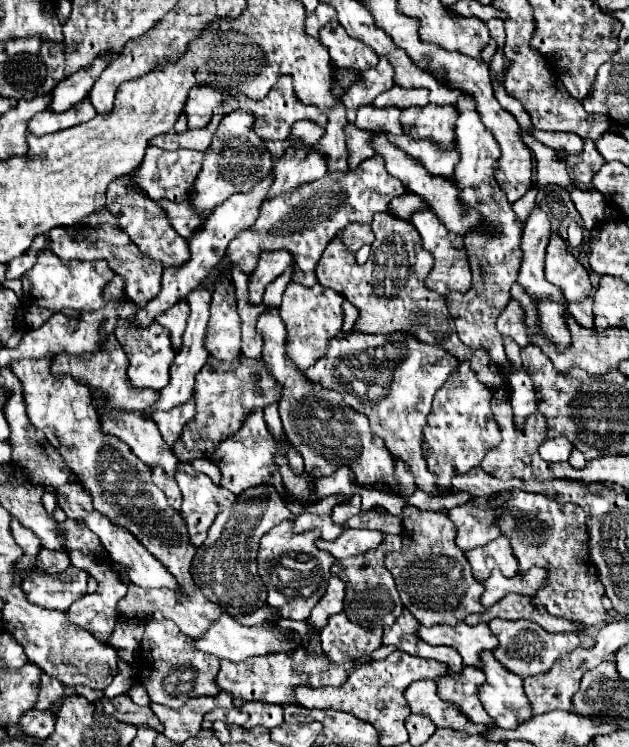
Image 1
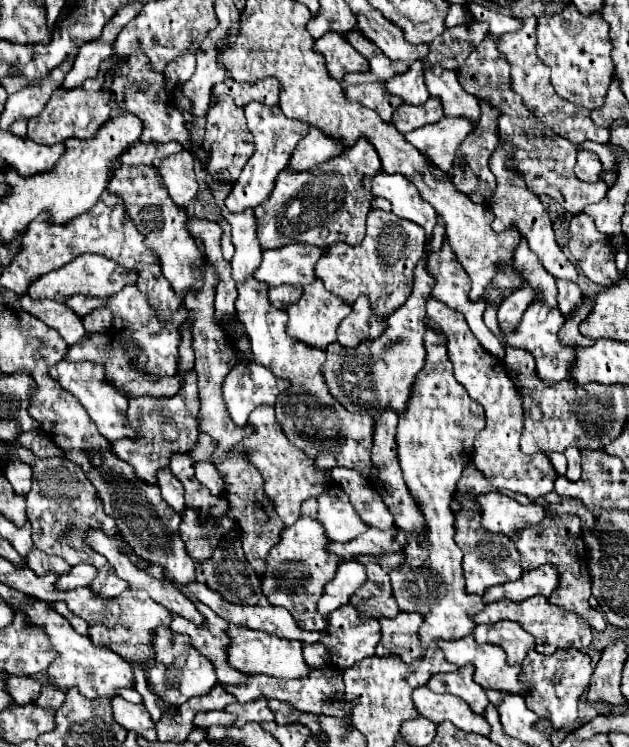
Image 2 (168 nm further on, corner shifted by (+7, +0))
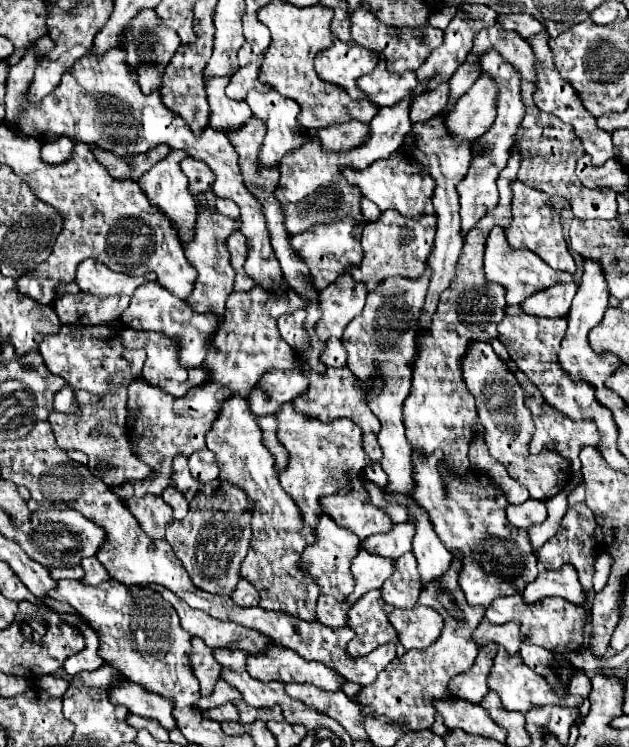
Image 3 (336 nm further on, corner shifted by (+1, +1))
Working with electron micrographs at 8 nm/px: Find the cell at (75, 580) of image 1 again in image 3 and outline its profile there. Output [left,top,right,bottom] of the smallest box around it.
[82,557,110,585]

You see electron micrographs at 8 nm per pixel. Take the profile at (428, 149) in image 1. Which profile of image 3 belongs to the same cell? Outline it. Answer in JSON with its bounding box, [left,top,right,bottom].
[446,73,496,141]

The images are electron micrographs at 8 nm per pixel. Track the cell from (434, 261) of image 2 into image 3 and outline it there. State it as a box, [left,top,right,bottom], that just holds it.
[340,149,434,219]

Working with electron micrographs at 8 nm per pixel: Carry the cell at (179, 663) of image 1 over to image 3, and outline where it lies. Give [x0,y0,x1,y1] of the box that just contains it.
[190,637,220,695]

